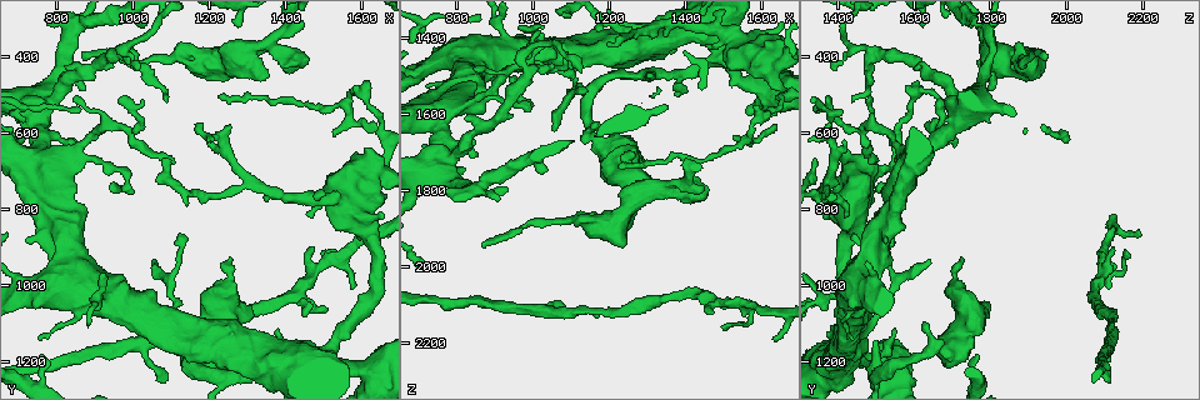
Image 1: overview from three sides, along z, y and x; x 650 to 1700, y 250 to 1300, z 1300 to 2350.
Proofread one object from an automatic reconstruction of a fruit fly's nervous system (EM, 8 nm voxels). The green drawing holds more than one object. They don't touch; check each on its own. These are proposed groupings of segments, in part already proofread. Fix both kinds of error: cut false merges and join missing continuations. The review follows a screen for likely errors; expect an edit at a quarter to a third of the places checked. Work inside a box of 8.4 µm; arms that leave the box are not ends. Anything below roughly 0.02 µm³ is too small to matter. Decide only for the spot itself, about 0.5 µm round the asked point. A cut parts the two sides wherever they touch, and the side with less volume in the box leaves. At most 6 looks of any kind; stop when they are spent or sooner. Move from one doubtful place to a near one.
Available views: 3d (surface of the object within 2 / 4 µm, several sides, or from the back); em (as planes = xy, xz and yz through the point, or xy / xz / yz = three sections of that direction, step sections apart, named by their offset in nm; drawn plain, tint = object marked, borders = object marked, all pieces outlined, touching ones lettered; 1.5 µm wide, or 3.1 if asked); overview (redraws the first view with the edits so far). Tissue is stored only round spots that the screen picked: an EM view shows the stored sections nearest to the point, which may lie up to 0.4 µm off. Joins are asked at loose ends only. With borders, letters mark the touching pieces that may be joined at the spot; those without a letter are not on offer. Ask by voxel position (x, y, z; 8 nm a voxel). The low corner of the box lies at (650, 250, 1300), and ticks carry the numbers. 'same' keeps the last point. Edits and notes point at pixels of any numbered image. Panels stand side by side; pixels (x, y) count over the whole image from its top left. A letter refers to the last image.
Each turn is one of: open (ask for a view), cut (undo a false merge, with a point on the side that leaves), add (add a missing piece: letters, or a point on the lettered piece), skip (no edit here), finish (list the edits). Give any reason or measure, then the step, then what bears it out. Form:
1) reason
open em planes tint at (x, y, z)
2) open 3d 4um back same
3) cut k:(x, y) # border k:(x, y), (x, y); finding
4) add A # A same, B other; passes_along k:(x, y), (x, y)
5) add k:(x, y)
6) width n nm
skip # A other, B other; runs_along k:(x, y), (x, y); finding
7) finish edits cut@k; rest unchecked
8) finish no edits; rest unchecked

an open end
open em planes borders at (1465, 830, 1410)

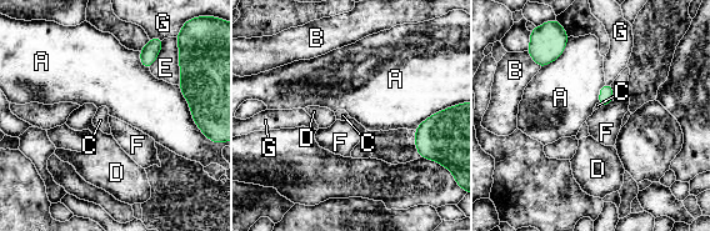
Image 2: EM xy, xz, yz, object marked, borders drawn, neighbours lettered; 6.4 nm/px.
skip # A other, B other, C other, D other, E other, F other, G other; none of them fits

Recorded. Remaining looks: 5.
calibre changes
open em planes borders at (1180, 1175, 1690)

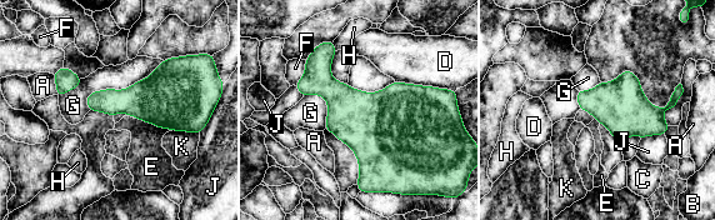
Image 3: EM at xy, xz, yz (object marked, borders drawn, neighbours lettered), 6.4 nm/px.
skip # A other, B other, C other, D other, E other, F other, G other, H other, J other, K other; border 3:(135, 118), (171, 130); all the same neuron

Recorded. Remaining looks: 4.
thin end
open 3d 2um back at (870, 395, 1940)

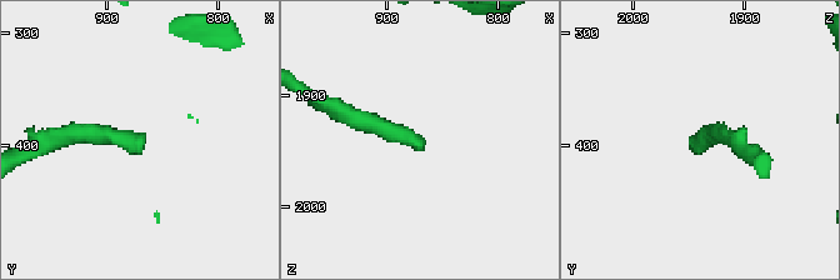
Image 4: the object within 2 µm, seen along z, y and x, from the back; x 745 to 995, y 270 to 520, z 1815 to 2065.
shape alone is not enough
open em yz step 8 borders at (868, 392, 1946)

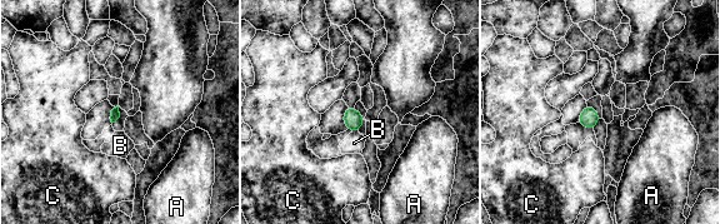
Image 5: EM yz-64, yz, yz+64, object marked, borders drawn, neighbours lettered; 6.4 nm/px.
another direction
open em planes borders same

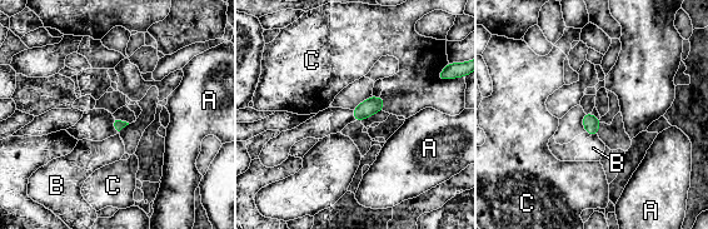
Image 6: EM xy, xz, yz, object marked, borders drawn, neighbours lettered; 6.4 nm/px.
width 70 nm
skip # A other, B other, C other; border 6:(597, 134), (591, 137); none of them fits

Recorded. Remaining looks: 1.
finish no edits; rest unchecked

